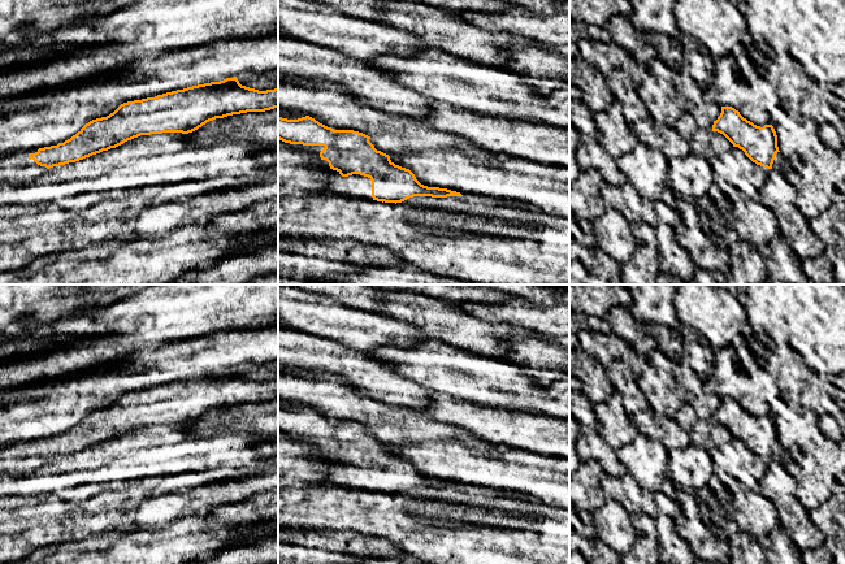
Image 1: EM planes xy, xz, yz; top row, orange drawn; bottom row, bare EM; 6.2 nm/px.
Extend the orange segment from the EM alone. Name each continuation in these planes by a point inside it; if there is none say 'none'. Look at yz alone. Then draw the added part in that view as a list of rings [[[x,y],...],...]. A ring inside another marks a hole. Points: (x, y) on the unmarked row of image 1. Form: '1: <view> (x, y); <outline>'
none

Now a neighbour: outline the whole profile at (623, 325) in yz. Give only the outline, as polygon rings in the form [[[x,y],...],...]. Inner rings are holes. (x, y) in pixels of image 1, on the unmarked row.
[[[616,304],[604,317],[611,325],[611,333],[624,340],[632,352],[649,356],[658,348],[656,340],[633,318],[629,307]]]

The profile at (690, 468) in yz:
[[[693,444],[682,450],[668,451],[667,473],[677,489],[697,498],[698,491],[708,485],[715,464],[710,451]]]

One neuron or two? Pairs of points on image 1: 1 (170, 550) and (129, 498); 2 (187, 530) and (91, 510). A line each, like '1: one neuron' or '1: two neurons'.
1: two neurons
2: two neurons

